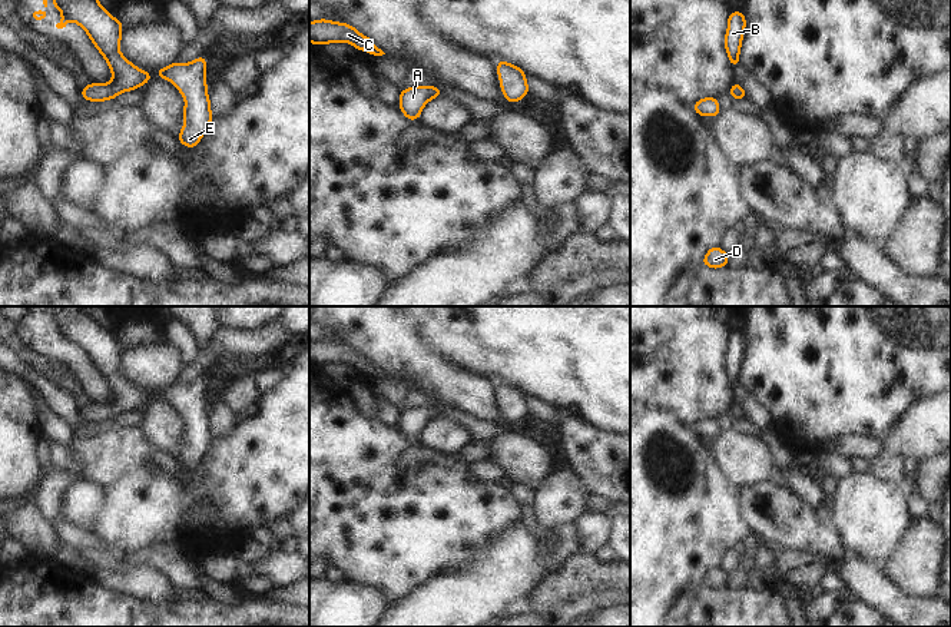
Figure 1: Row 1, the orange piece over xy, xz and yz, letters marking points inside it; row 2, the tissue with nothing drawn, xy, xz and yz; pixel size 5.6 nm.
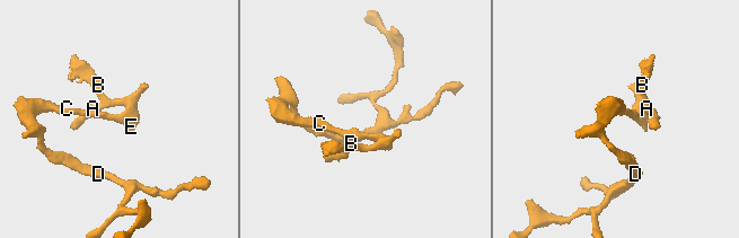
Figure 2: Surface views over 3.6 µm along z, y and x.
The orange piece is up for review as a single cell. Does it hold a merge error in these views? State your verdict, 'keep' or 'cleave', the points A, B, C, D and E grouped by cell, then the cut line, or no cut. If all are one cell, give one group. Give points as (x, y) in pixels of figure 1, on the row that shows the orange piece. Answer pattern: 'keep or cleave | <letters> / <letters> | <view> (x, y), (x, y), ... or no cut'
keep | A B C D E | no cut

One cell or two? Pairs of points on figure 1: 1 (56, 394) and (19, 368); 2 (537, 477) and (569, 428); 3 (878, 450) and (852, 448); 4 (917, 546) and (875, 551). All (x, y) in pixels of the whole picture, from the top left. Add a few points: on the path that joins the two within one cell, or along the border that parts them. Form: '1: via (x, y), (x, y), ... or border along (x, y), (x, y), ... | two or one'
1: via (47, 390), (27, 374) | one
2: border along (560, 464), (537, 490) | two
3: via (872, 448), (858, 448) | one
4: border along (914, 520), (900, 547), (881, 566) | two

